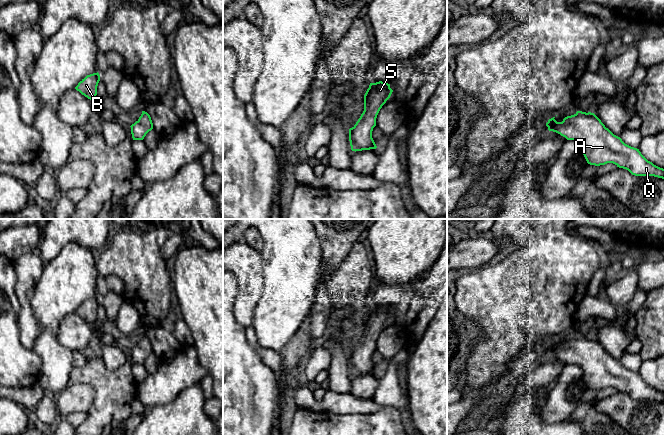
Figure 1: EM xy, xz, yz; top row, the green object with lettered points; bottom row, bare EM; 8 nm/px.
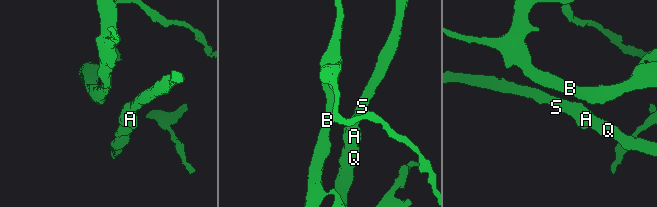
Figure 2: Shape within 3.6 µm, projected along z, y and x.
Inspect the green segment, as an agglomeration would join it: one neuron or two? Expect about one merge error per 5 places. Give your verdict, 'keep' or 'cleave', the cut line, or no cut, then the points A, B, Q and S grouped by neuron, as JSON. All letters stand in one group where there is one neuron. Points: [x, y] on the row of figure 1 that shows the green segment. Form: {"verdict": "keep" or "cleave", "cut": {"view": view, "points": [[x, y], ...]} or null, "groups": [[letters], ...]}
{"verdict": "keep", "cut": null, "groups": [["A", "B", "Q", "S"]]}

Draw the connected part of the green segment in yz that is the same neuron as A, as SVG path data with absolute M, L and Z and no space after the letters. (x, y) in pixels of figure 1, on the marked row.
M577 111L574 115L565 117L562 122L557 122L554 118L546 123L548 130L567 140L578 141L588 164L600 166L613 163L635 176L664 179L663 168L648 161L639 149L625 144L594 113Z

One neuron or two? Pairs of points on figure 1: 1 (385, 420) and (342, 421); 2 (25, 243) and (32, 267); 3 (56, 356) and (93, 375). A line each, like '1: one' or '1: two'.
1: one
2: two
3: two

